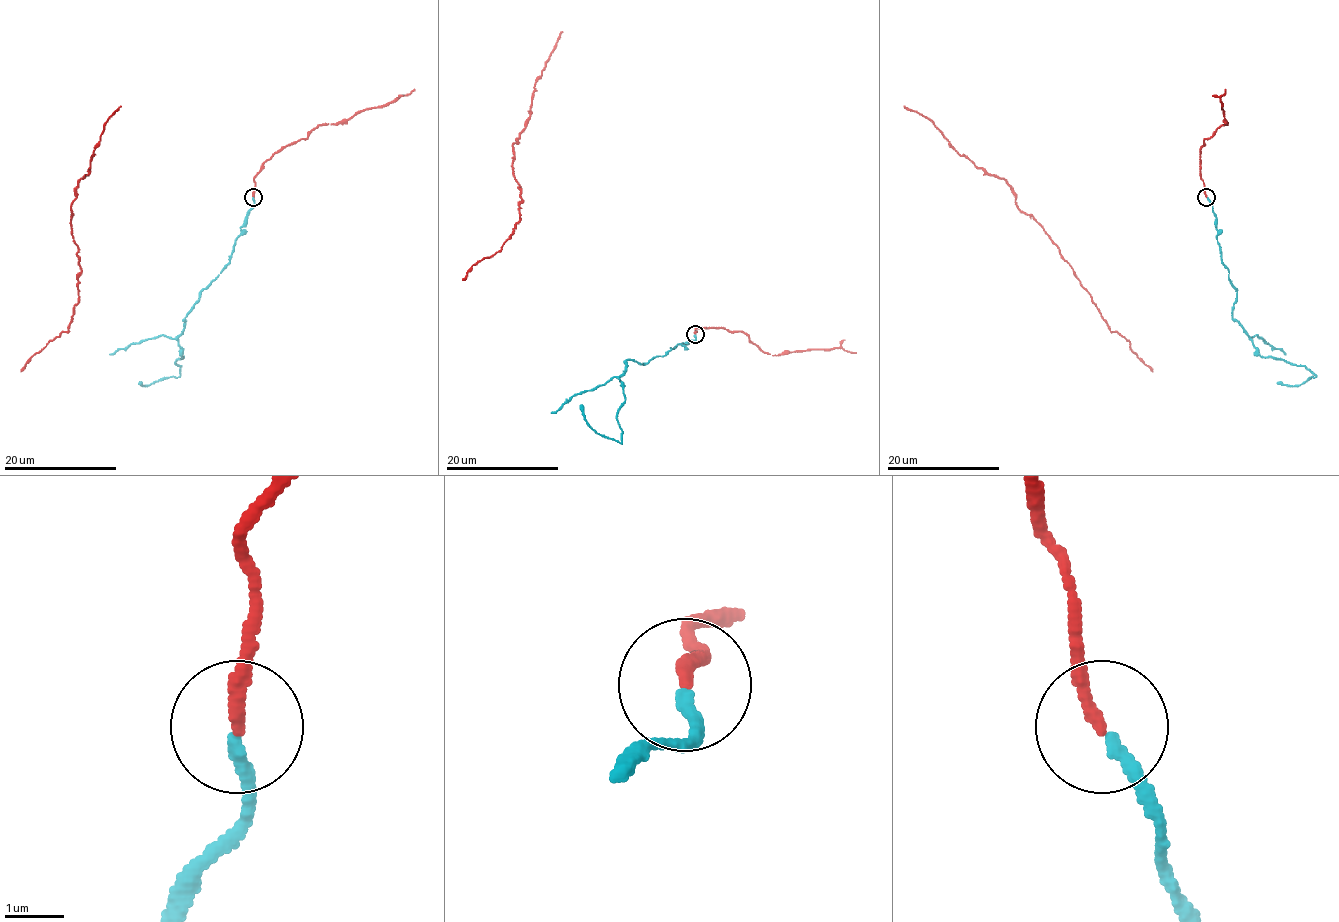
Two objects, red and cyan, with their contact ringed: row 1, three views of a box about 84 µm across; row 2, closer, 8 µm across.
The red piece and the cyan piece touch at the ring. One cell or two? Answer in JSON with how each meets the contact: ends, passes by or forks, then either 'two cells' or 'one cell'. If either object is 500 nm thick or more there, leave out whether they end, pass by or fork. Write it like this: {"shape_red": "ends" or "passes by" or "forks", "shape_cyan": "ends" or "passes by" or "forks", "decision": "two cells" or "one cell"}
{"shape_red": "ends", "shape_cyan": "ends", "decision": "one cell"}

